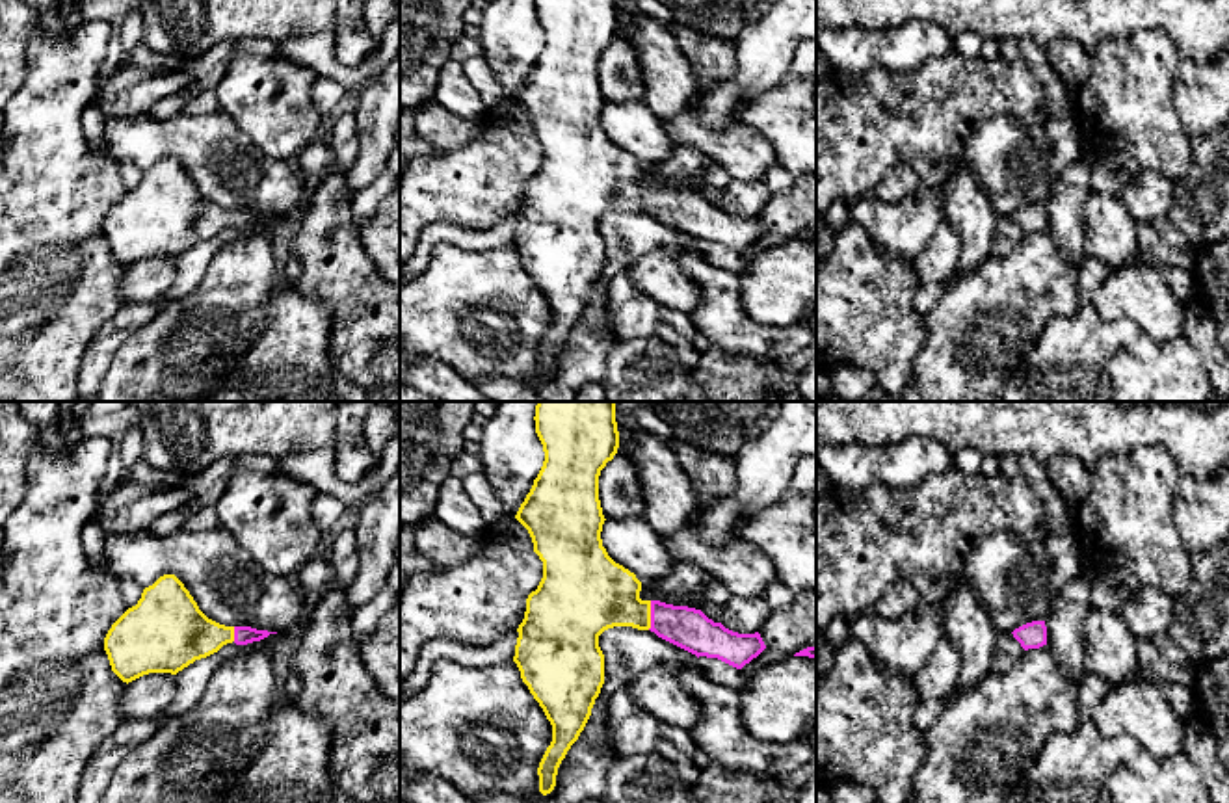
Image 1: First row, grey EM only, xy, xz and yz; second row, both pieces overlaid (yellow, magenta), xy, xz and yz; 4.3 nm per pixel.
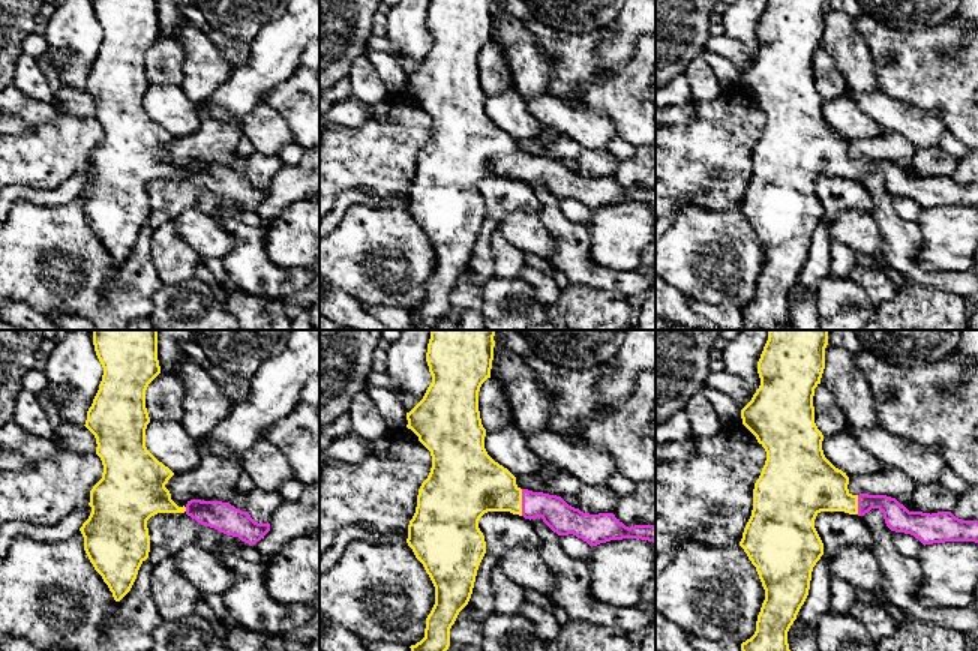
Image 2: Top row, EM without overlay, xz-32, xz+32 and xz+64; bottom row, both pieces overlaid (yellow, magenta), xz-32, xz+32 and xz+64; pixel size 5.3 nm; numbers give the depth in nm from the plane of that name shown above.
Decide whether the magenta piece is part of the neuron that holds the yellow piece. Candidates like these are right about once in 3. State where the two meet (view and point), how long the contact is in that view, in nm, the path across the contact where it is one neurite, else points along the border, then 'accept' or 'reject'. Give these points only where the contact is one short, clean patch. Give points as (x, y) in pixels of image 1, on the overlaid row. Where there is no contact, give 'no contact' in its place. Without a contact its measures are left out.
meets yellow in xz at (649, 616); contact 130 nm long; accept

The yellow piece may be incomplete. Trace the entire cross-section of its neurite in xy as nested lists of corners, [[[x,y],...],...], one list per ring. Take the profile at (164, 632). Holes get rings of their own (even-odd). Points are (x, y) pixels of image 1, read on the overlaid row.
[[[164,574],[112,625],[104,651],[112,671],[128,684],[149,673],[177,675],[227,643],[247,645],[270,634],[277,632],[208,619],[184,584]]]

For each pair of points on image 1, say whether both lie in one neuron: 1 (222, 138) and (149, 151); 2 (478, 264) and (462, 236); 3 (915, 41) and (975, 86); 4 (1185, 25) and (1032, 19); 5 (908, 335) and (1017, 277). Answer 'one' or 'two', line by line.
1: one
2: two
3: two
4: one
5: two

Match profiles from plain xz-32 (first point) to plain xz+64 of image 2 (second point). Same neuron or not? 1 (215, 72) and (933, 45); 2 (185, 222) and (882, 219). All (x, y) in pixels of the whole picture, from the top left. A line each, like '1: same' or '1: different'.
1: different
2: different

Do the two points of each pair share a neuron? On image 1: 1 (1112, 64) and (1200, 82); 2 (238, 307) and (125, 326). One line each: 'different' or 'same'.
1: different
2: different

